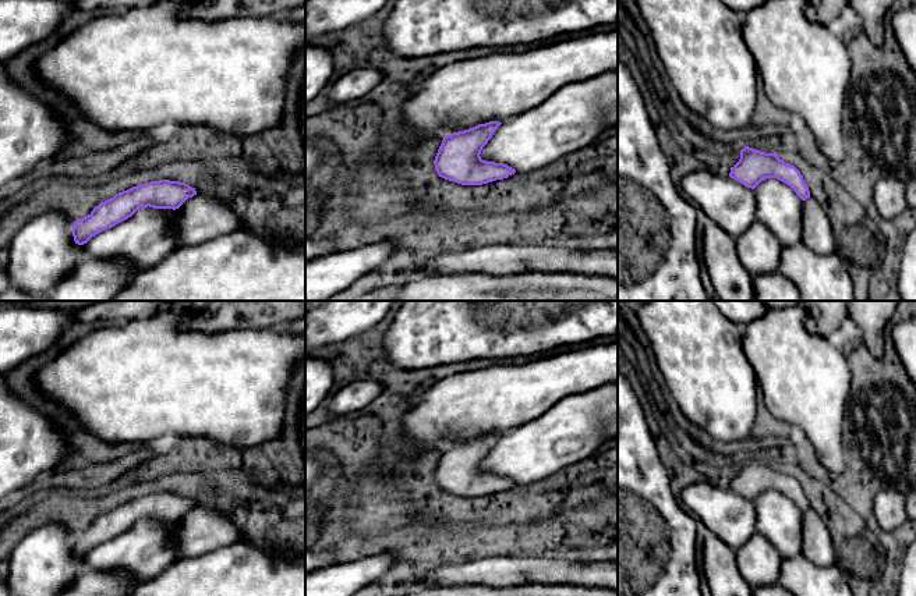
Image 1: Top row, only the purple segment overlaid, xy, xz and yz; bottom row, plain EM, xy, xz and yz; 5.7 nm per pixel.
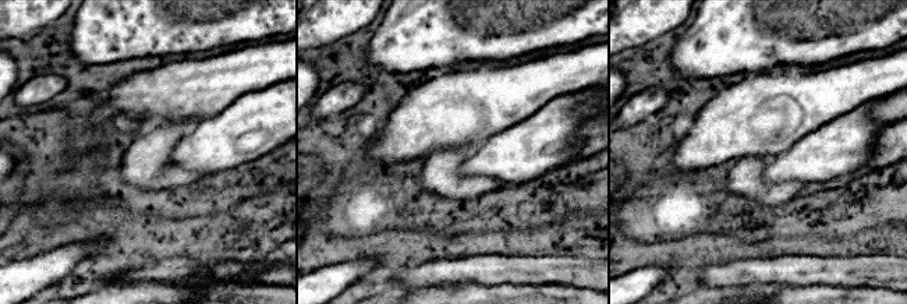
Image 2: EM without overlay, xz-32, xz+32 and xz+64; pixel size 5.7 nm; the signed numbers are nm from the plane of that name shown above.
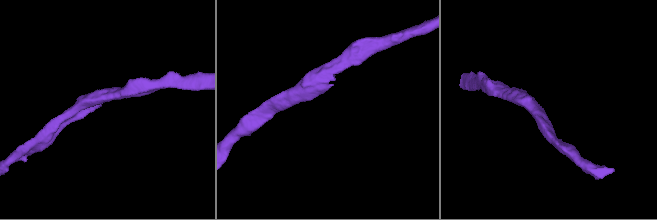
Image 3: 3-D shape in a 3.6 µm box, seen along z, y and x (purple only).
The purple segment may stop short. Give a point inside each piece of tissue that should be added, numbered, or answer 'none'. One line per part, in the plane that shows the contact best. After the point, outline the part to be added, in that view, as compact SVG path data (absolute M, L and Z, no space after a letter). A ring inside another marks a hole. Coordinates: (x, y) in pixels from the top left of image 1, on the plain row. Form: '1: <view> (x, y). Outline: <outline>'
none

